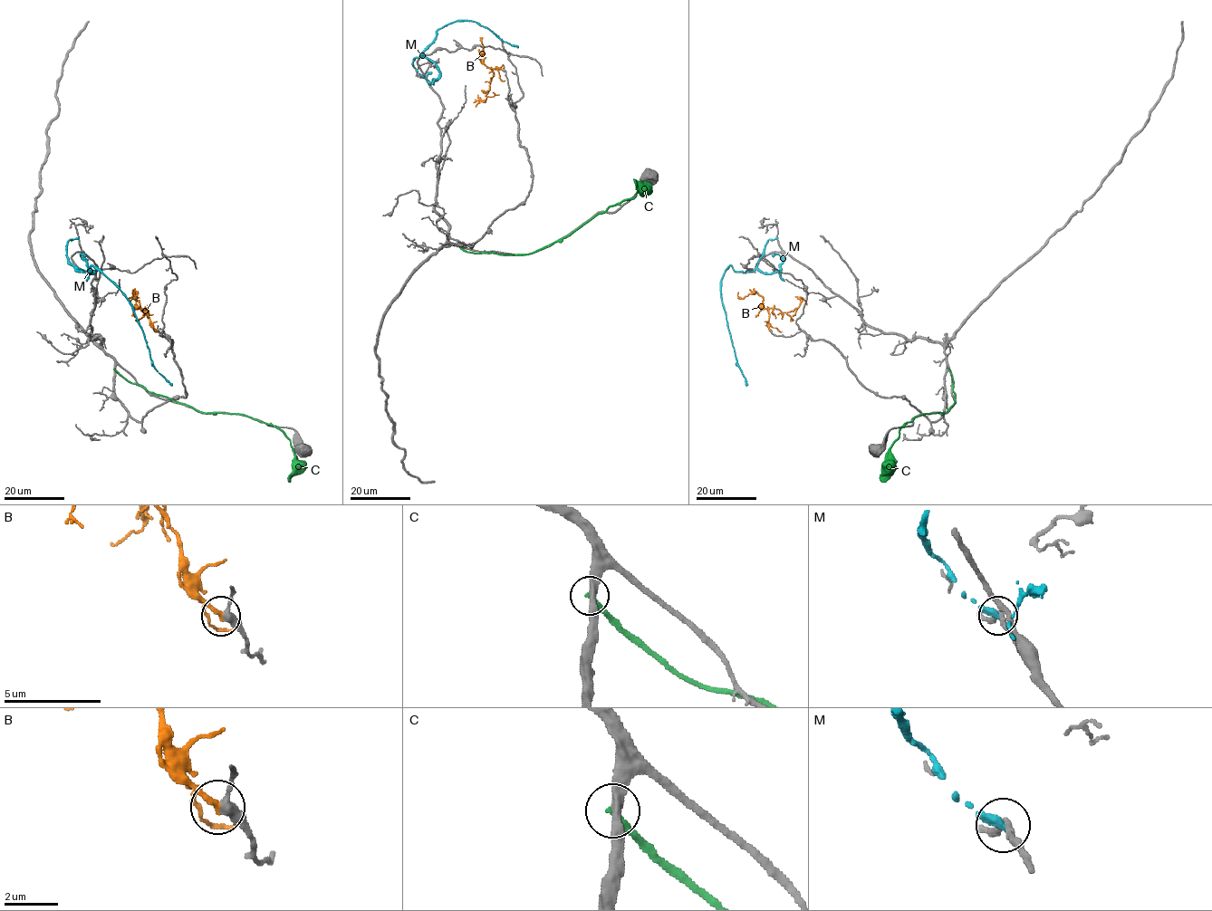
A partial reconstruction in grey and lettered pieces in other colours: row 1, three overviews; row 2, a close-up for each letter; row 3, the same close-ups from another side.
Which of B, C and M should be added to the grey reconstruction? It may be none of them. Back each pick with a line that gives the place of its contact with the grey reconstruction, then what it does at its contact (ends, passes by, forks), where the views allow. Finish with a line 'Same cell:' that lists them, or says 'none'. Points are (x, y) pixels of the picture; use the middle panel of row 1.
Same cell: none

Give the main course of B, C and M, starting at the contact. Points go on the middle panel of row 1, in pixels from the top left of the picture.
B: (502, 70), (490, 68), (494, 75), (489, 90), (485, 99), (479, 101), (476, 107)
C: (460, 247), (474, 253), (527, 254), (538, 251), (569, 235), (610, 206), (632, 199), (639, 186), (634, 181)
M: (424, 76), (414, 67), (413, 60), (423, 53), (437, 30), (456, 21), (471, 20), (518, 47)

